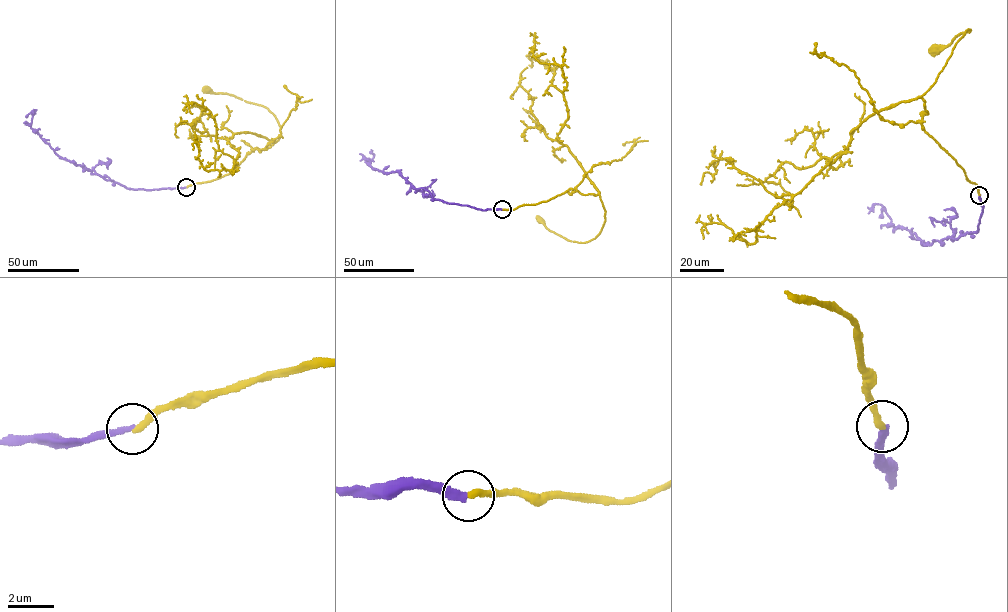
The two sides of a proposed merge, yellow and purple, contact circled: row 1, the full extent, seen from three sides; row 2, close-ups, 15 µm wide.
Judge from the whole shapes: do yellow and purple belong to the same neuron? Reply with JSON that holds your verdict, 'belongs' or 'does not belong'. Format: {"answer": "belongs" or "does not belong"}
{"answer": "does not belong"}

